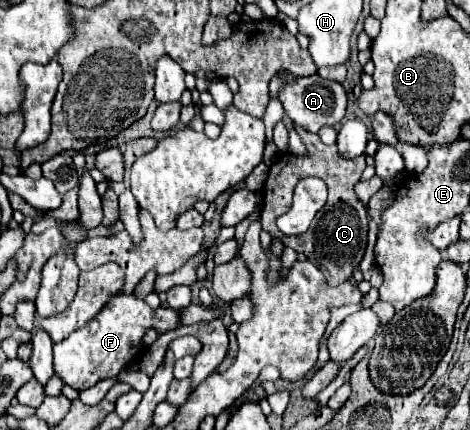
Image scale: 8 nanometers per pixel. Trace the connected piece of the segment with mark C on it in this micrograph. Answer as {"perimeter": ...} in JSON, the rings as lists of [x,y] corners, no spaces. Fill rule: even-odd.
{"perimeter":[[[296,126],[298,134],[302,136],[302,142],[308,148],[308,156],[294,156],[290,152],[284,152],[276,158],[276,162],[270,166],[268,180],[264,184],[264,208],[262,208],[262,228],[268,230],[272,236],[280,238],[284,246],[294,248],[296,252],[304,252],[306,258],[314,264],[320,266],[324,272],[326,280],[330,280],[330,286],[338,286],[344,280],[352,276],[354,266],[360,264],[364,250],[366,250],[366,240],[368,240],[368,212],[362,200],[354,194],[354,184],[362,178],[362,172],[366,168],[364,156],[358,158],[342,158],[338,154],[336,146],[324,146],[318,138],[318,134],[308,132],[300,126]],[[308,176],[322,178],[328,186],[328,202],[326,206],[314,216],[314,222],[306,230],[306,234],[298,236],[288,236],[278,230],[276,218],[282,216],[282,212],[288,210],[292,204],[292,194],[299,180]]]}

